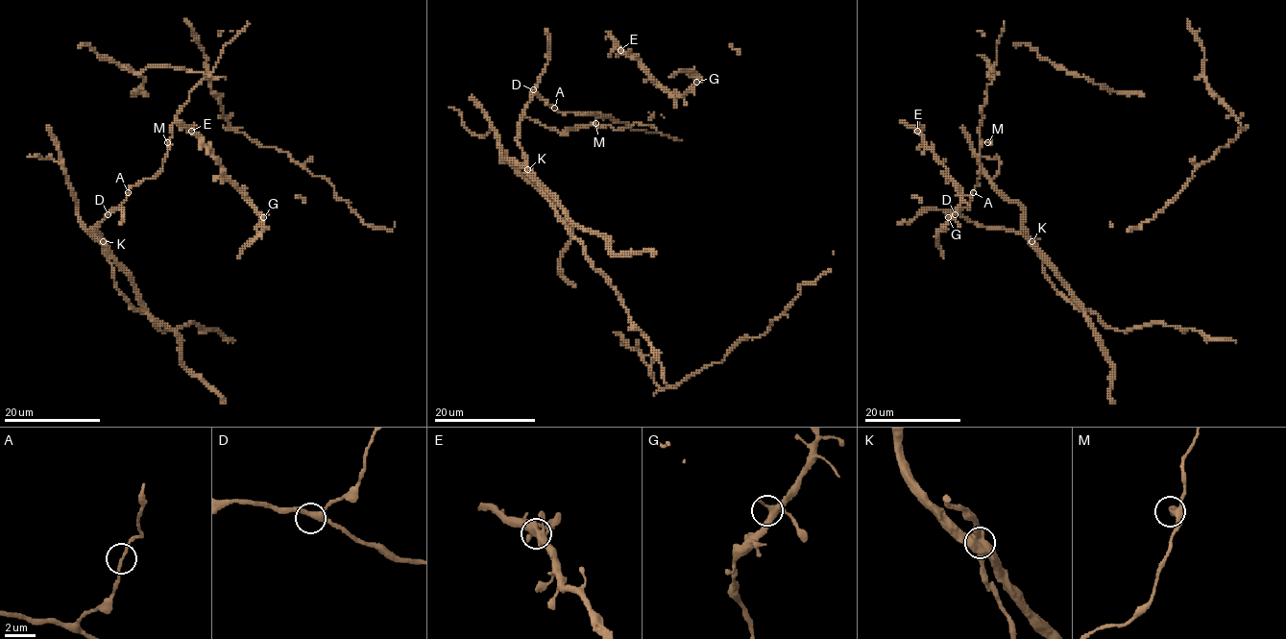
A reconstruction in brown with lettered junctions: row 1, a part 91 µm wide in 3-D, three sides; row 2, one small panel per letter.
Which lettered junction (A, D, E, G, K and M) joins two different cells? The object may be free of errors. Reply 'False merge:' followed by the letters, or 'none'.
False merge: K

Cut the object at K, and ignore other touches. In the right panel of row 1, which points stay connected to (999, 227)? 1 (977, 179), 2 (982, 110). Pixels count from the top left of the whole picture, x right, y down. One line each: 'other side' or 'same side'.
1: same side
2: same side

